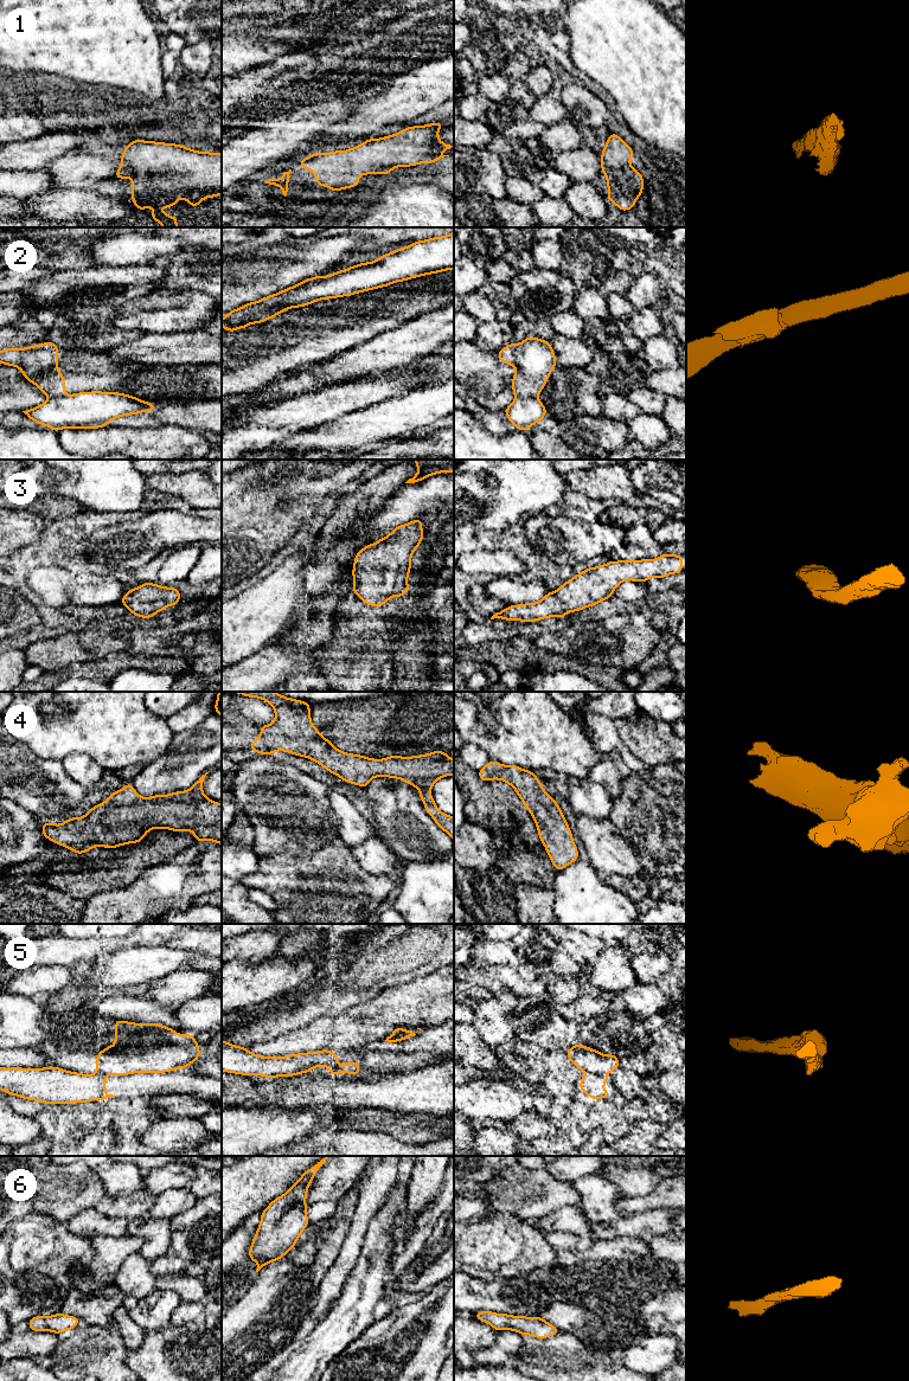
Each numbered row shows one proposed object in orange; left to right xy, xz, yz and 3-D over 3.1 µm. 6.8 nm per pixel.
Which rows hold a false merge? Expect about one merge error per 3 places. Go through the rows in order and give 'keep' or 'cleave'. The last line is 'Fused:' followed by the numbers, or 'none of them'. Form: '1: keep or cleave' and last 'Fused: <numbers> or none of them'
1: keep
2: cleave
3: keep
4: keep
5: cleave
6: keep
Fused: 2, 5

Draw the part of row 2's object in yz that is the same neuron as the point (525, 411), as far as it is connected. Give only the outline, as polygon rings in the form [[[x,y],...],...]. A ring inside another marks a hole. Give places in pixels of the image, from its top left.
[[[516,397],[513,403],[504,410],[507,419],[517,430],[529,430],[548,413],[543,403],[532,397]]]

